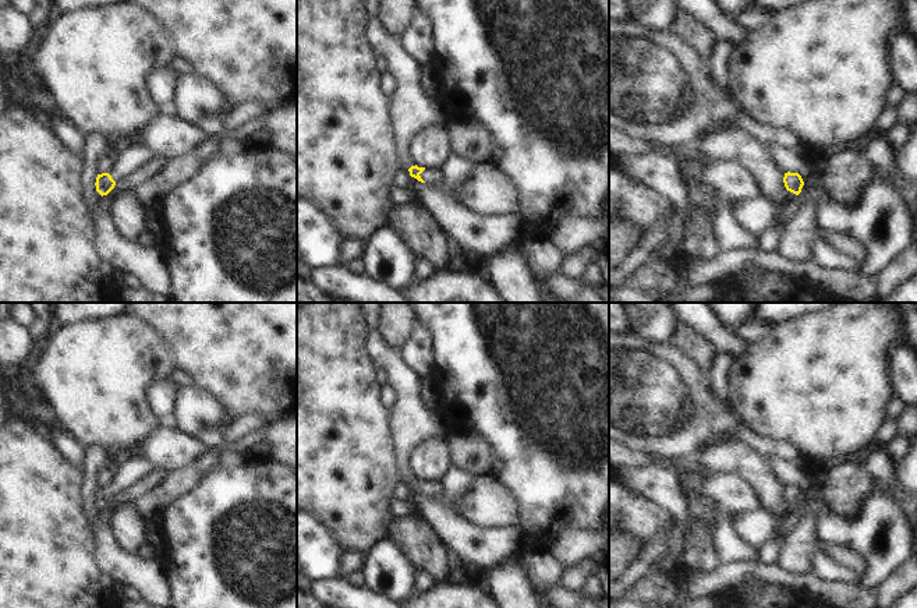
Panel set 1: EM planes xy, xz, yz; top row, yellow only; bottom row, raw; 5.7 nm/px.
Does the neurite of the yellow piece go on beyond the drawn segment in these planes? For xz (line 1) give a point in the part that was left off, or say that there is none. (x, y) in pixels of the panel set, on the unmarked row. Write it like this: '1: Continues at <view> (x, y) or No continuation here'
1: Continues at xz (432, 490)

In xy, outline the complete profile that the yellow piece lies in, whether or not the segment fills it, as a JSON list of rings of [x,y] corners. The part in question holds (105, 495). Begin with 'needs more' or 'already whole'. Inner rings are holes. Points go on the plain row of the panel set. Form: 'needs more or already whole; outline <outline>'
needs more; outline [[[130,456],[127,460],[113,466],[113,477],[107,485],[98,487],[96,503],[103,509],[107,508],[117,494],[125,491],[139,478],[145,477],[153,466],[141,456]]]

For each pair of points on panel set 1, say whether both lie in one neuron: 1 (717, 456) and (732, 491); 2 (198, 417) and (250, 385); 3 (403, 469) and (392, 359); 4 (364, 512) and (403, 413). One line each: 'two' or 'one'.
1: two
2: two
3: one
4: two

